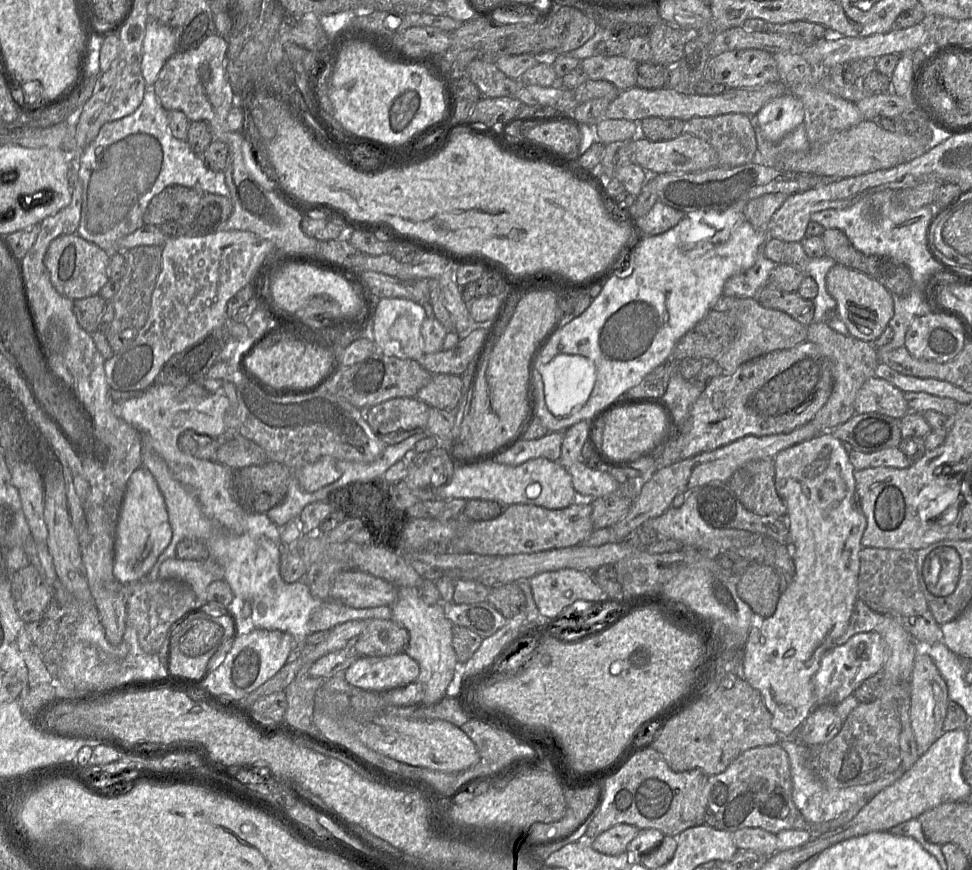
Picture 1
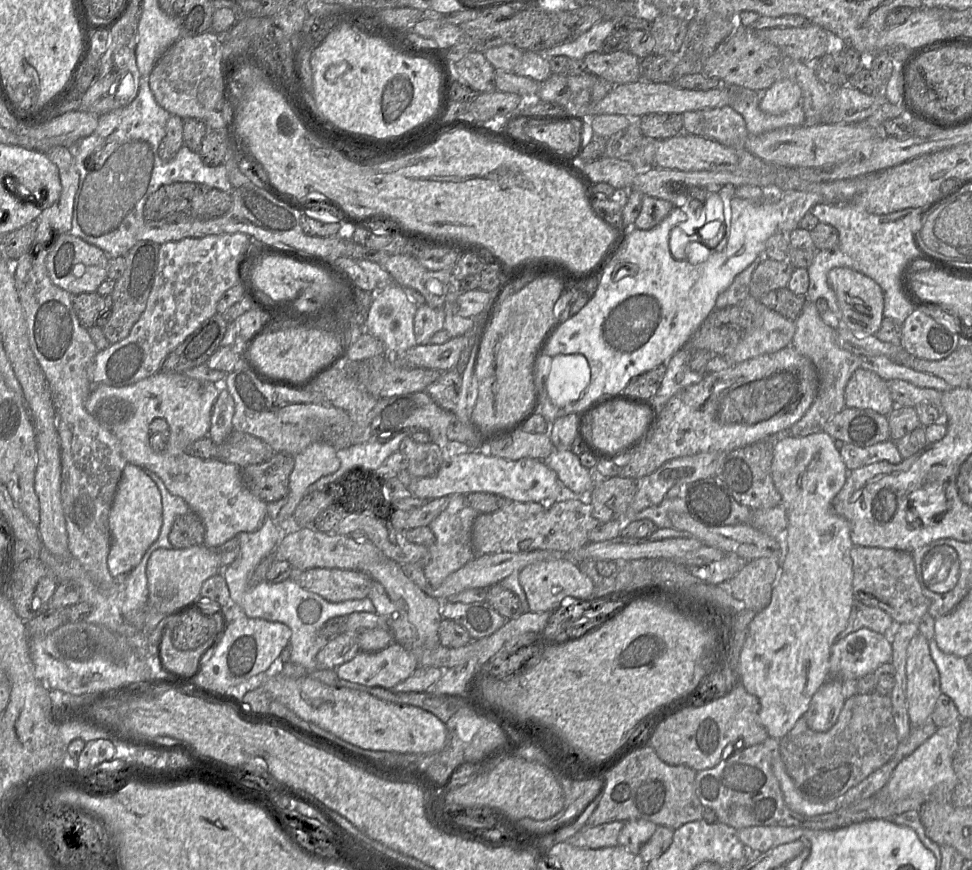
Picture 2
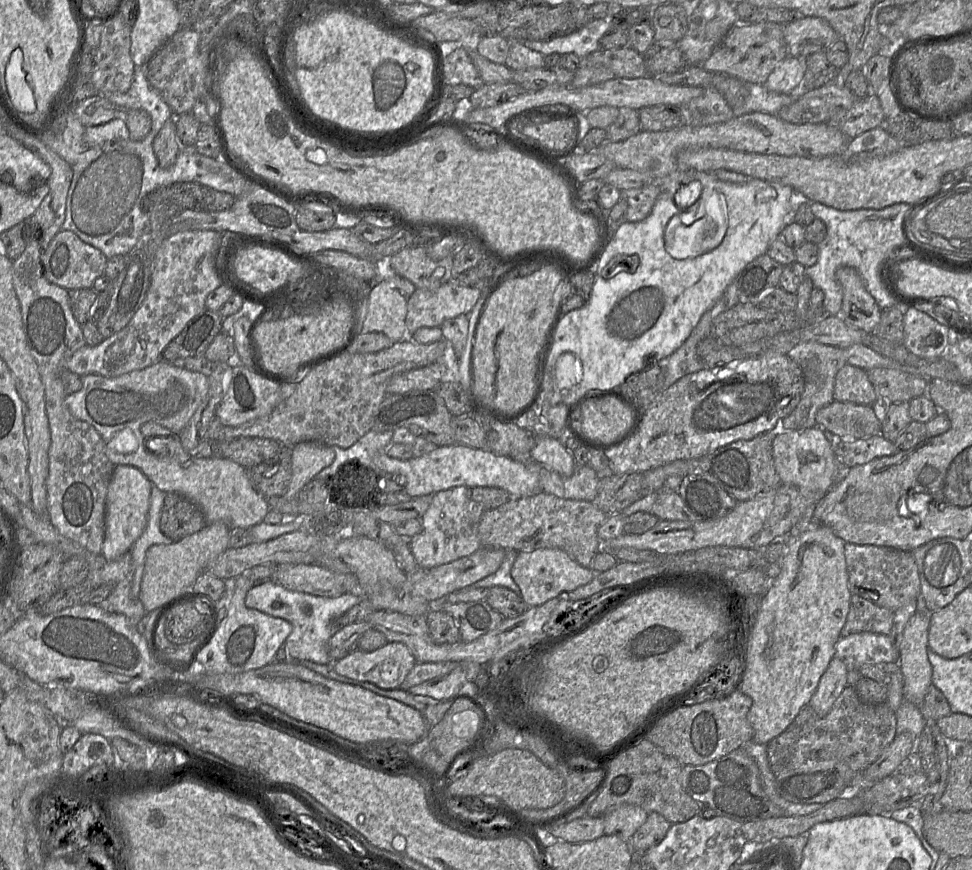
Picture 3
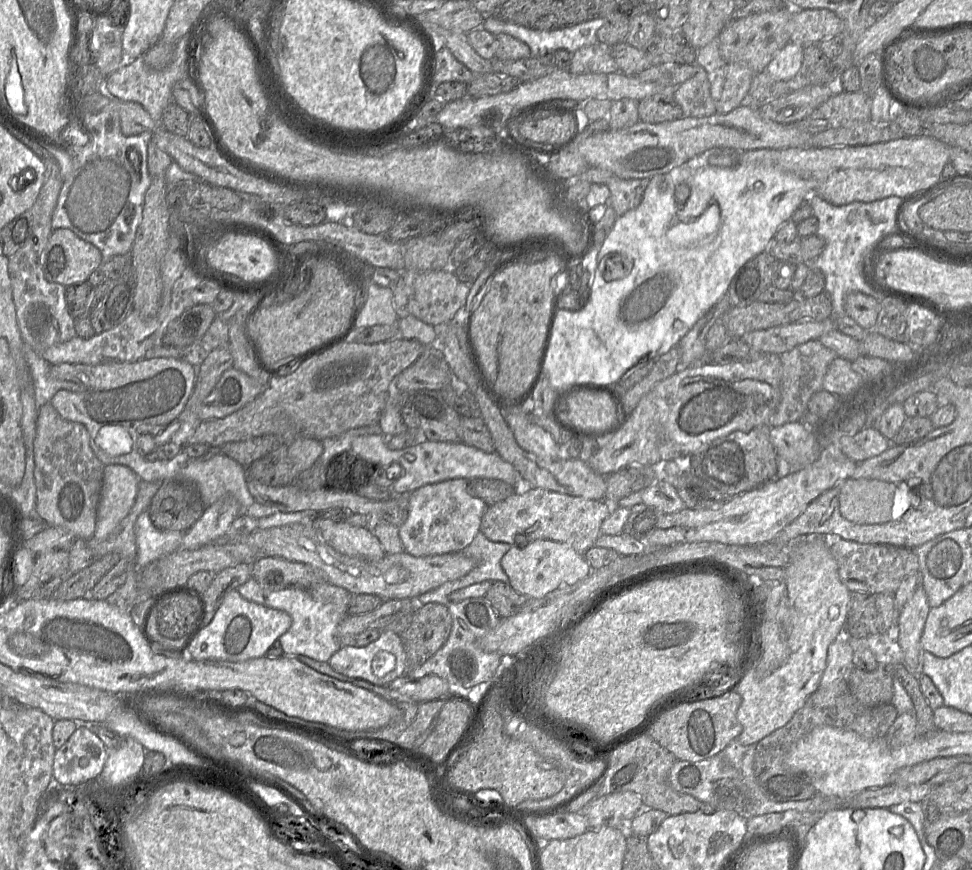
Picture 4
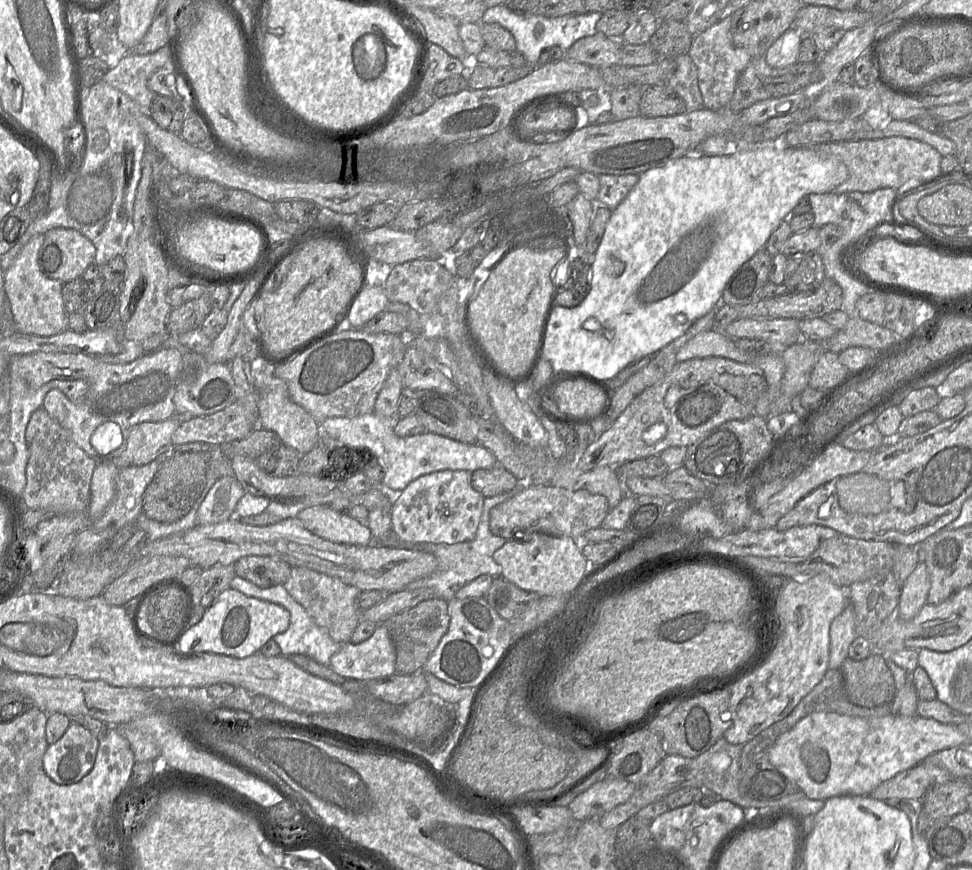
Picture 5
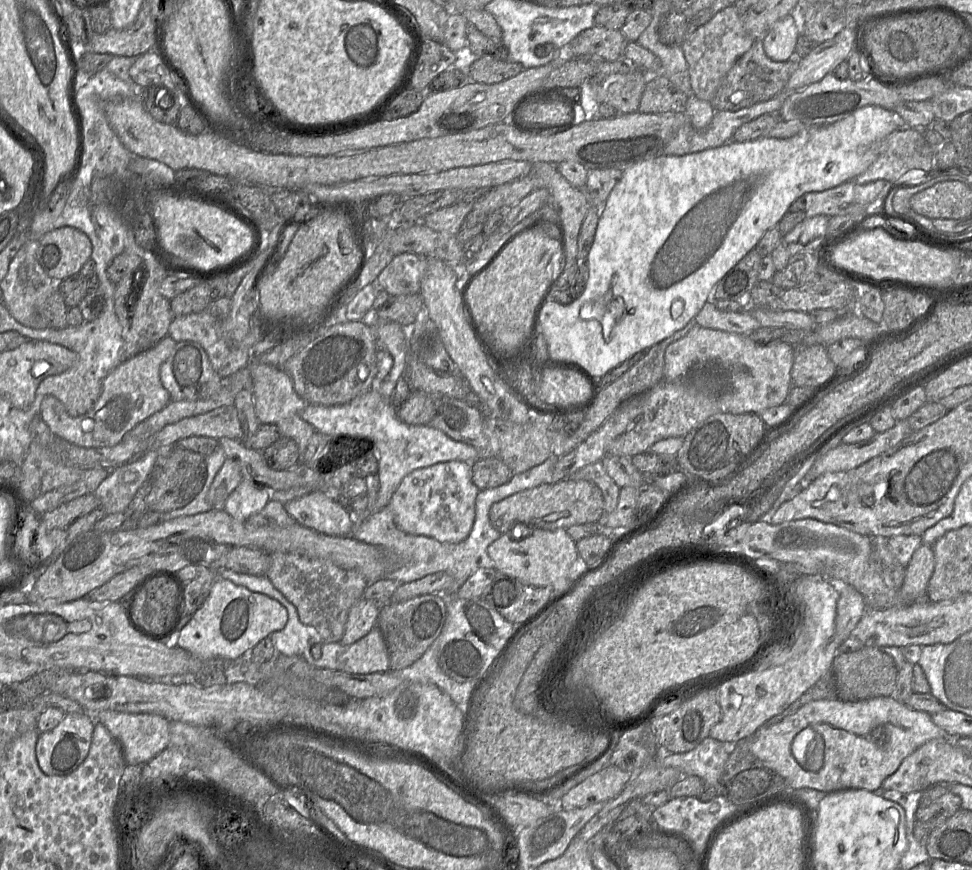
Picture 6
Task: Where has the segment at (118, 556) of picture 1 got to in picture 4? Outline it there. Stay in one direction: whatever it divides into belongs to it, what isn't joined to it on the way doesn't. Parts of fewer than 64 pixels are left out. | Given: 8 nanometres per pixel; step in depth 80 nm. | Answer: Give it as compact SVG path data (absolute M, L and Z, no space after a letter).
M108 464L97 507L94 540L104 541L132 510L140 478L127 466Z

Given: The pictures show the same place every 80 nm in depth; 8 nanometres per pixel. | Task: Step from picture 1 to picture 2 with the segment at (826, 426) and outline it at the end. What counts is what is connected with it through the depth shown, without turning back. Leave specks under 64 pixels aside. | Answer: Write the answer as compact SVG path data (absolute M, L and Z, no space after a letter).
M819 298L816 303L805 300L800 315L794 320L796 329L790 346L811 360L817 370L819 387L812 405L800 420L791 426L789 435L801 437L823 431L825 424L846 407L846 385L853 373L860 368L859 355L841 347L836 329L822 320L819 313L828 310L827 301L823 298Z

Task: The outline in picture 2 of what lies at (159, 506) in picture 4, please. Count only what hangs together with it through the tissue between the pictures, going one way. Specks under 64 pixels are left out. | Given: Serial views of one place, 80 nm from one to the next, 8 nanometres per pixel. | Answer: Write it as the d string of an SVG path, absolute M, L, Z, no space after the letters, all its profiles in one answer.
M191 510L175 519L168 538L174 549L184 549L203 545L205 534L202 520Z

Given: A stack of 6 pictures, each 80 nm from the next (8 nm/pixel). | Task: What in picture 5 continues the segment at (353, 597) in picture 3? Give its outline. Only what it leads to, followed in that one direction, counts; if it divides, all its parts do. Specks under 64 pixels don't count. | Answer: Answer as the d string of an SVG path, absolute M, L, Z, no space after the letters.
M235 576L231 581L230 587L246 596L280 605L289 611L290 624L288 629L272 638L279 645L281 655L306 655L322 665L330 666L331 657L341 649L343 644L335 642L326 629L318 626L304 607L287 592L283 585L262 588L246 579Z

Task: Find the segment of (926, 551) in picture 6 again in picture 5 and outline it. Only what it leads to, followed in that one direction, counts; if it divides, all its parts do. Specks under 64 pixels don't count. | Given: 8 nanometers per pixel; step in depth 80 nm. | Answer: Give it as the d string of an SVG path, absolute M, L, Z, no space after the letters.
M920 561L902 585L897 615L904 620L913 619L927 603L929 589L929 573Z

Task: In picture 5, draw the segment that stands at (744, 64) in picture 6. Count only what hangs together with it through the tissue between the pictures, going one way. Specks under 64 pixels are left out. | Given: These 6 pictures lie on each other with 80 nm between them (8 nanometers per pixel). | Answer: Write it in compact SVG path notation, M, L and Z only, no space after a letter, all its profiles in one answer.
M802 35L798 61L795 64L777 68L768 65L765 56L752 57L738 78L734 94L728 104L727 110L731 112L741 112L763 100L778 98L799 91L812 90L818 85L821 79L819 62L823 54L809 35Z

